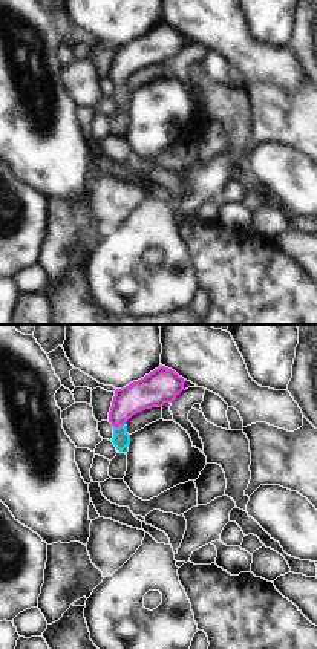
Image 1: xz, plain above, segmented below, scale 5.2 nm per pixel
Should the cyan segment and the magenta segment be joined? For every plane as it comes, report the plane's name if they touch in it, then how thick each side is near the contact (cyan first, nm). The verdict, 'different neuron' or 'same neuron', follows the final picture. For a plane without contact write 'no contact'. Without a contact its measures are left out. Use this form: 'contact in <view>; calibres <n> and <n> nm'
contact in xz; calibres 90 and 170 nm

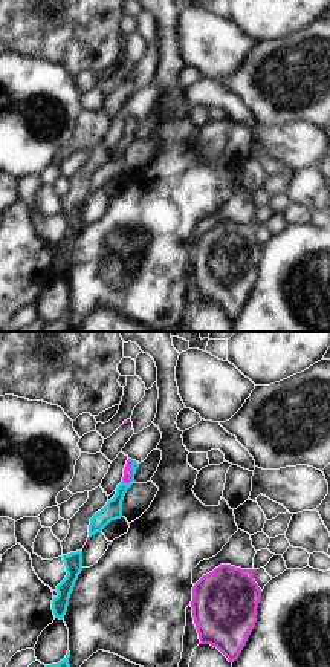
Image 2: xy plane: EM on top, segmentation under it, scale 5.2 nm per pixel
contact in xy; calibres 100 and 50 nm

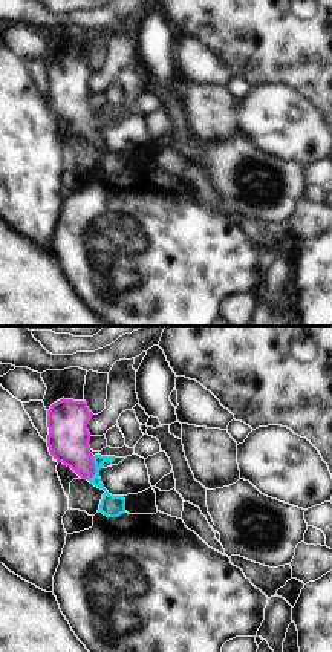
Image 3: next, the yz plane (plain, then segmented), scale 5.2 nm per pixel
contact in yz; calibres 110 and 220 nm

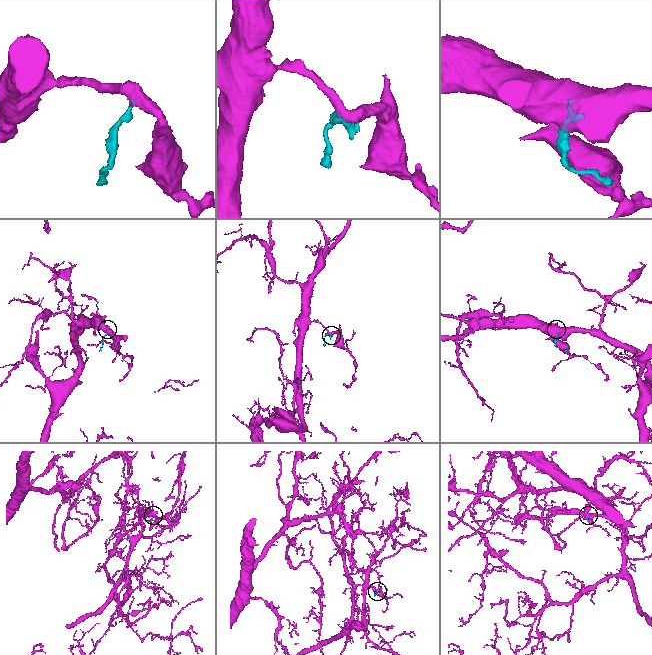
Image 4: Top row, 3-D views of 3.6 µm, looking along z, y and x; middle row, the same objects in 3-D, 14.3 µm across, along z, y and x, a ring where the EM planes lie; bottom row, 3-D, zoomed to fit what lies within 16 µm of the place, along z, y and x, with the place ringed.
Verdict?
same neuron

